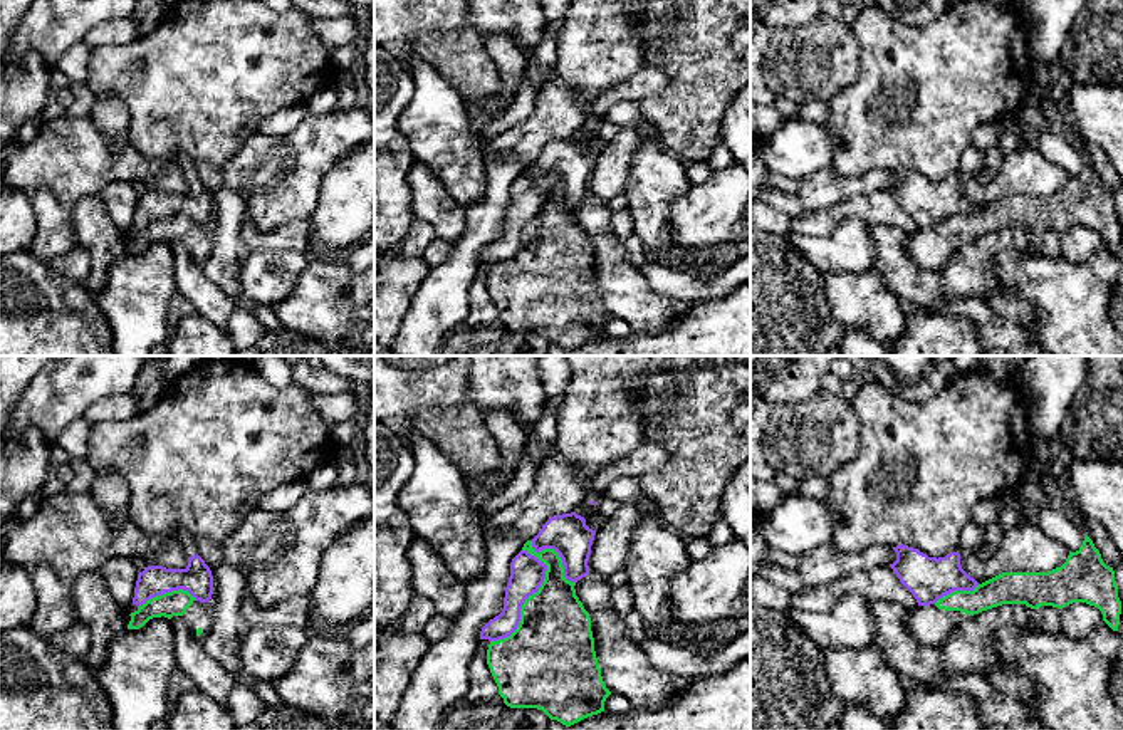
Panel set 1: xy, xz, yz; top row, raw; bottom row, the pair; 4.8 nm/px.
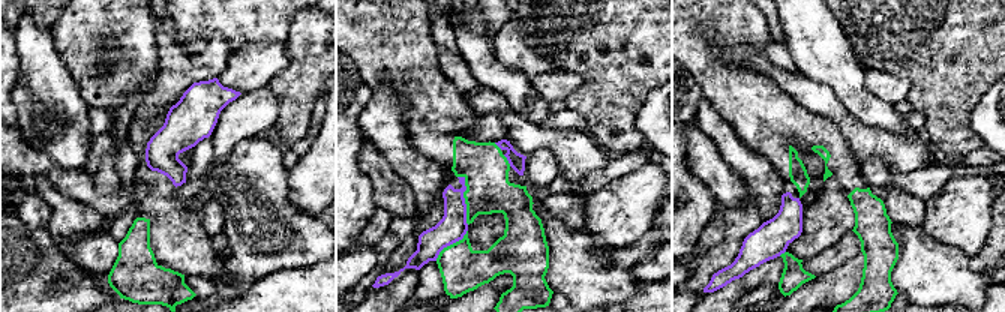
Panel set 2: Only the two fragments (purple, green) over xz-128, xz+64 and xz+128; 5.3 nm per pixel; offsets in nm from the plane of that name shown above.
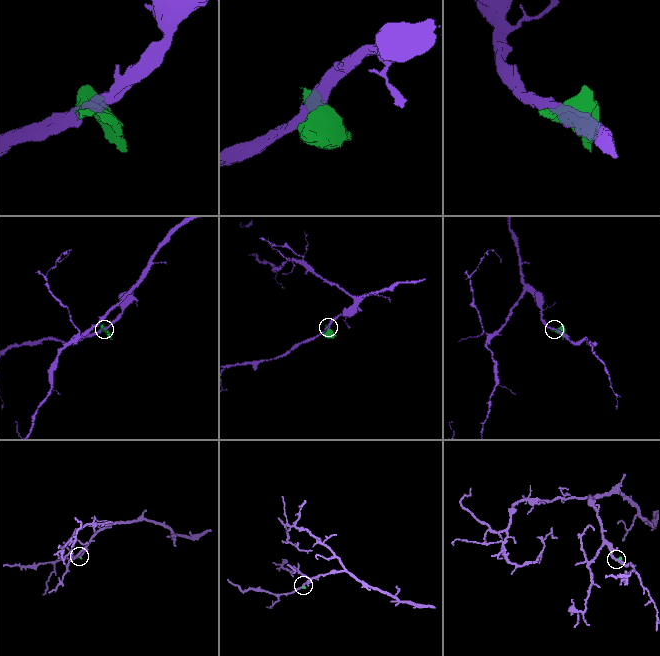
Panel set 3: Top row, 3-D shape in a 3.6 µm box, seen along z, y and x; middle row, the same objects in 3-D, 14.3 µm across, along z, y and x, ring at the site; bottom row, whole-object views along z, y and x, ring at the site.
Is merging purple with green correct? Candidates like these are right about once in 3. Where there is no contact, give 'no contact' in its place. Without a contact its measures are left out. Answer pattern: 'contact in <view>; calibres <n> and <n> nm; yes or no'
contact in xz; calibres 170 and 360 nm; no

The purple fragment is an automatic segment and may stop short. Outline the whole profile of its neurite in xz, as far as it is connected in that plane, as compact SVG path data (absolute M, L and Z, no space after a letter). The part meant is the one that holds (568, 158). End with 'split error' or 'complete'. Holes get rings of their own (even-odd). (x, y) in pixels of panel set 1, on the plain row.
M576 136L551 141L532 163L539 178L554 173L562 183L564 201L571 206L589 200L589 180L596 154L586 149L584 141Z; complete

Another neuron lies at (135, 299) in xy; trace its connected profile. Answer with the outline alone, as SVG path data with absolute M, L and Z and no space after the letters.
M153 242L139 253L126 253L114 260L109 267L104 287L94 294L94 300L111 327L112 356L149 356L156 346L166 344L171 334L168 307L175 294L178 294L175 284L175 253L168 242Z

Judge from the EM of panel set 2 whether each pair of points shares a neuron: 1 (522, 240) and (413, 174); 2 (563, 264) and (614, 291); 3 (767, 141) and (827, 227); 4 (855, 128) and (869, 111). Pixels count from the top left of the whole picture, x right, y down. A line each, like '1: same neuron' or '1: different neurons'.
1: different neurons
2: same neuron
3: different neurons
4: different neurons

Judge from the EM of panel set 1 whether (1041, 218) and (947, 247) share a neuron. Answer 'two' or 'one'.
one

